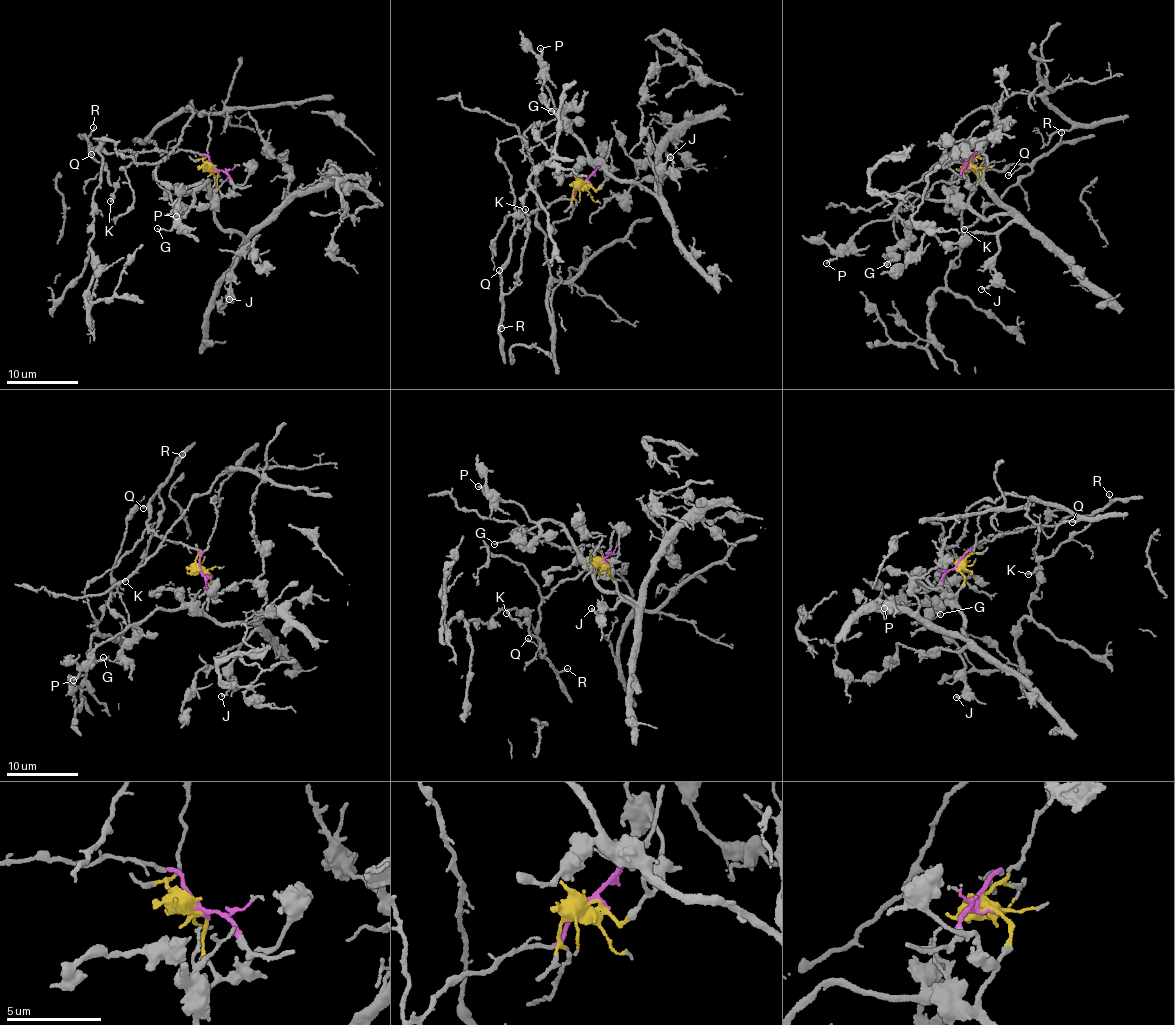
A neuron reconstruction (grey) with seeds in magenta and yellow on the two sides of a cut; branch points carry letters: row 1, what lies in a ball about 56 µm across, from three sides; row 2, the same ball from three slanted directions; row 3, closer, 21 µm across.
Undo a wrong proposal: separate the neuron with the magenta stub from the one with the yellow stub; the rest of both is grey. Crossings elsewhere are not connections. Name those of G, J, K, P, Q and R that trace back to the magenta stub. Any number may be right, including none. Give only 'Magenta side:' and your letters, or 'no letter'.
Magenta side: K, Q, R

